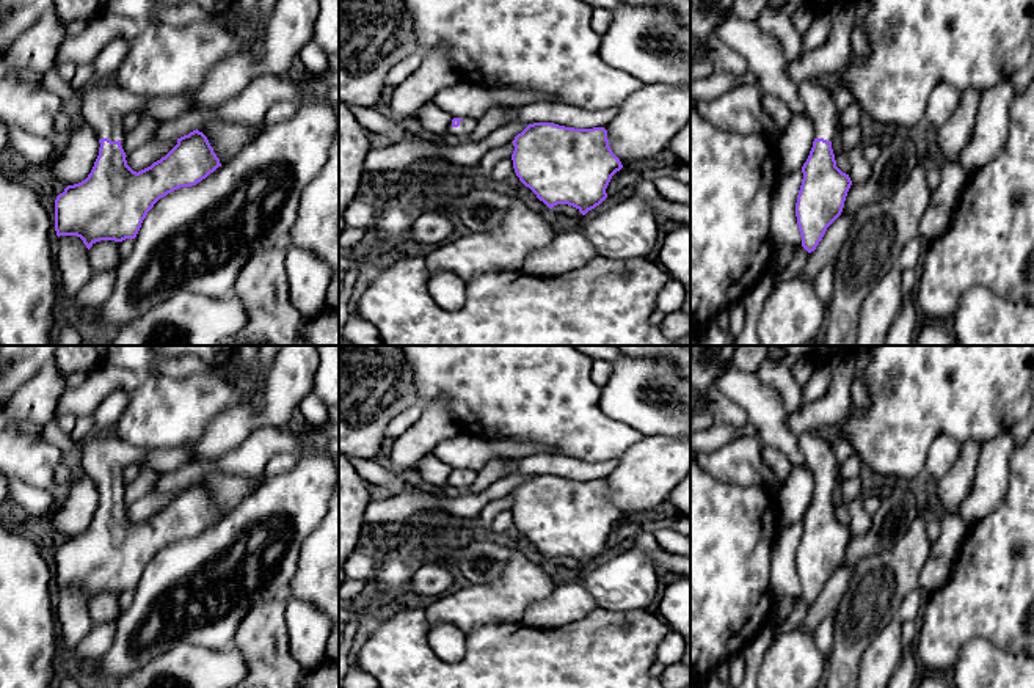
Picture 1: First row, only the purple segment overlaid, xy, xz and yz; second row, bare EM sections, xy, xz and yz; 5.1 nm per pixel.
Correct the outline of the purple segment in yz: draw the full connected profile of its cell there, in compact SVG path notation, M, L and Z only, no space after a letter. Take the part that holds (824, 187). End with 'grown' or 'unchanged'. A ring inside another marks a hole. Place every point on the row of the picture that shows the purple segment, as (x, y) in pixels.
M803 80L796 85L796 91L814 127L814 141L802 167L803 179L796 203L802 247L811 253L841 215L852 181L836 167L832 149L838 124L833 88L828 82Z; grown

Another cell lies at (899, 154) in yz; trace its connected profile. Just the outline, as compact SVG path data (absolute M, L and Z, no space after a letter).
M893 132L883 140L879 159L871 165L871 177L852 184L843 212L858 212L874 201L893 196L919 162L916 143L905 132Z

